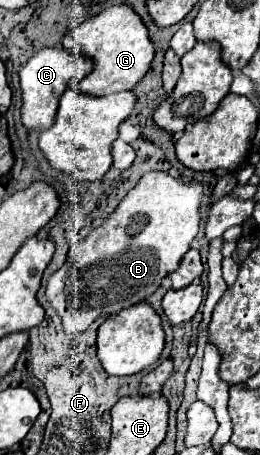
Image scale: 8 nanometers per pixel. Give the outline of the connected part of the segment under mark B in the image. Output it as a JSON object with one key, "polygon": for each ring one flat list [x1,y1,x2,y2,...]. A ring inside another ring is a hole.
{"polygon":[[147,172,147,174,139,180,139,184,125,196,125,200,121,200,119,208,117,208,99,228,95,228,85,240,79,242,77,238,69,238,69,256,67,256,67,262,65,262,65,266,59,268,59,270,49,278,49,282,47,282,47,298,49,298,49,302,53,304,53,308,57,310,57,314,61,316,65,330,67,330,69,334,77,336,77,334,81,334,95,318,115,314,115,312,121,310,121,308,127,308,127,306,131,306,131,304,135,304,135,302,141,302,141,300,147,300,147,298,159,288,161,280,163,280,169,272,173,272,173,270,179,268,183,256,191,250,191,242,193,242,193,240,197,238,197,234,199,234,199,206,201,206,201,200,203,200,203,184,201,184,201,182,187,182,187,184,183,184,183,182,175,180,173,176,169,176,167,172]]}

